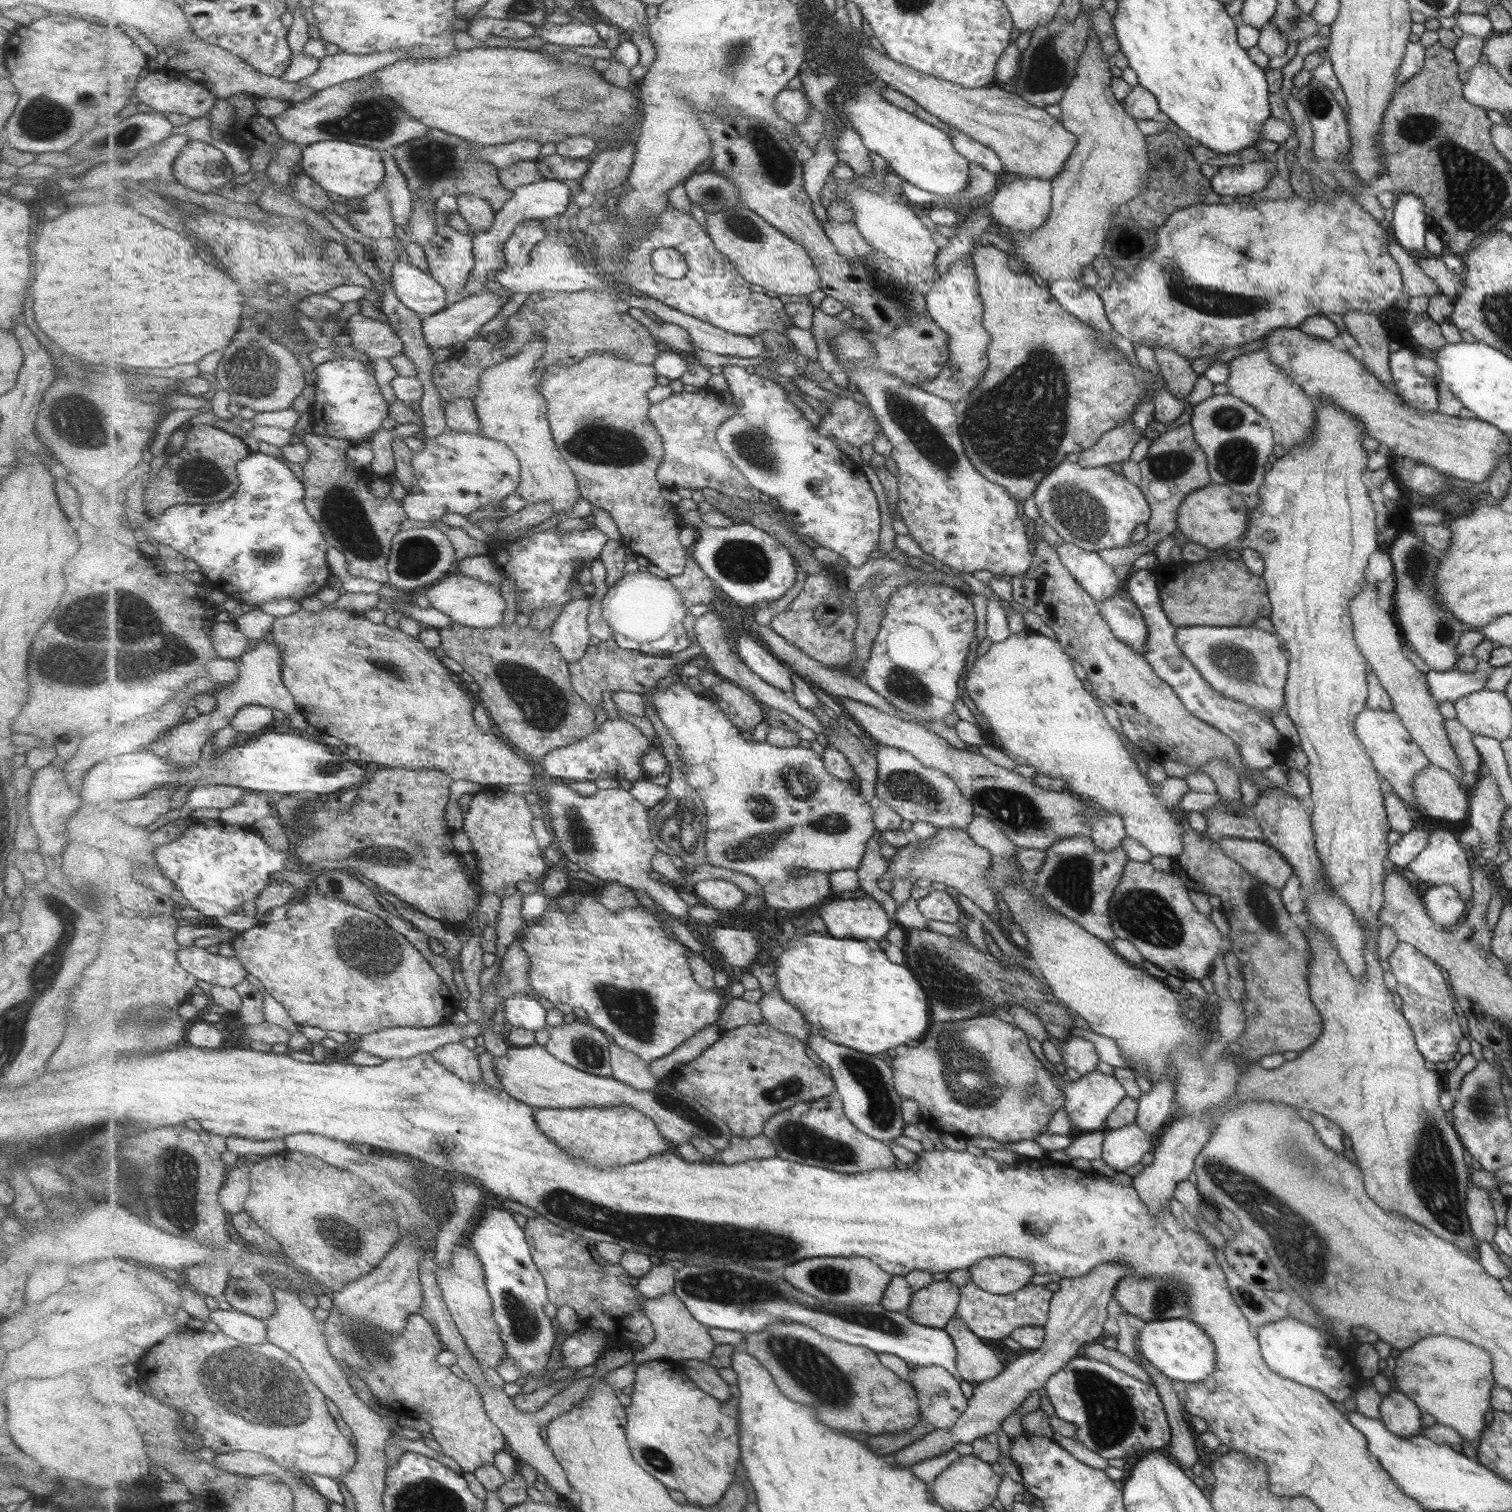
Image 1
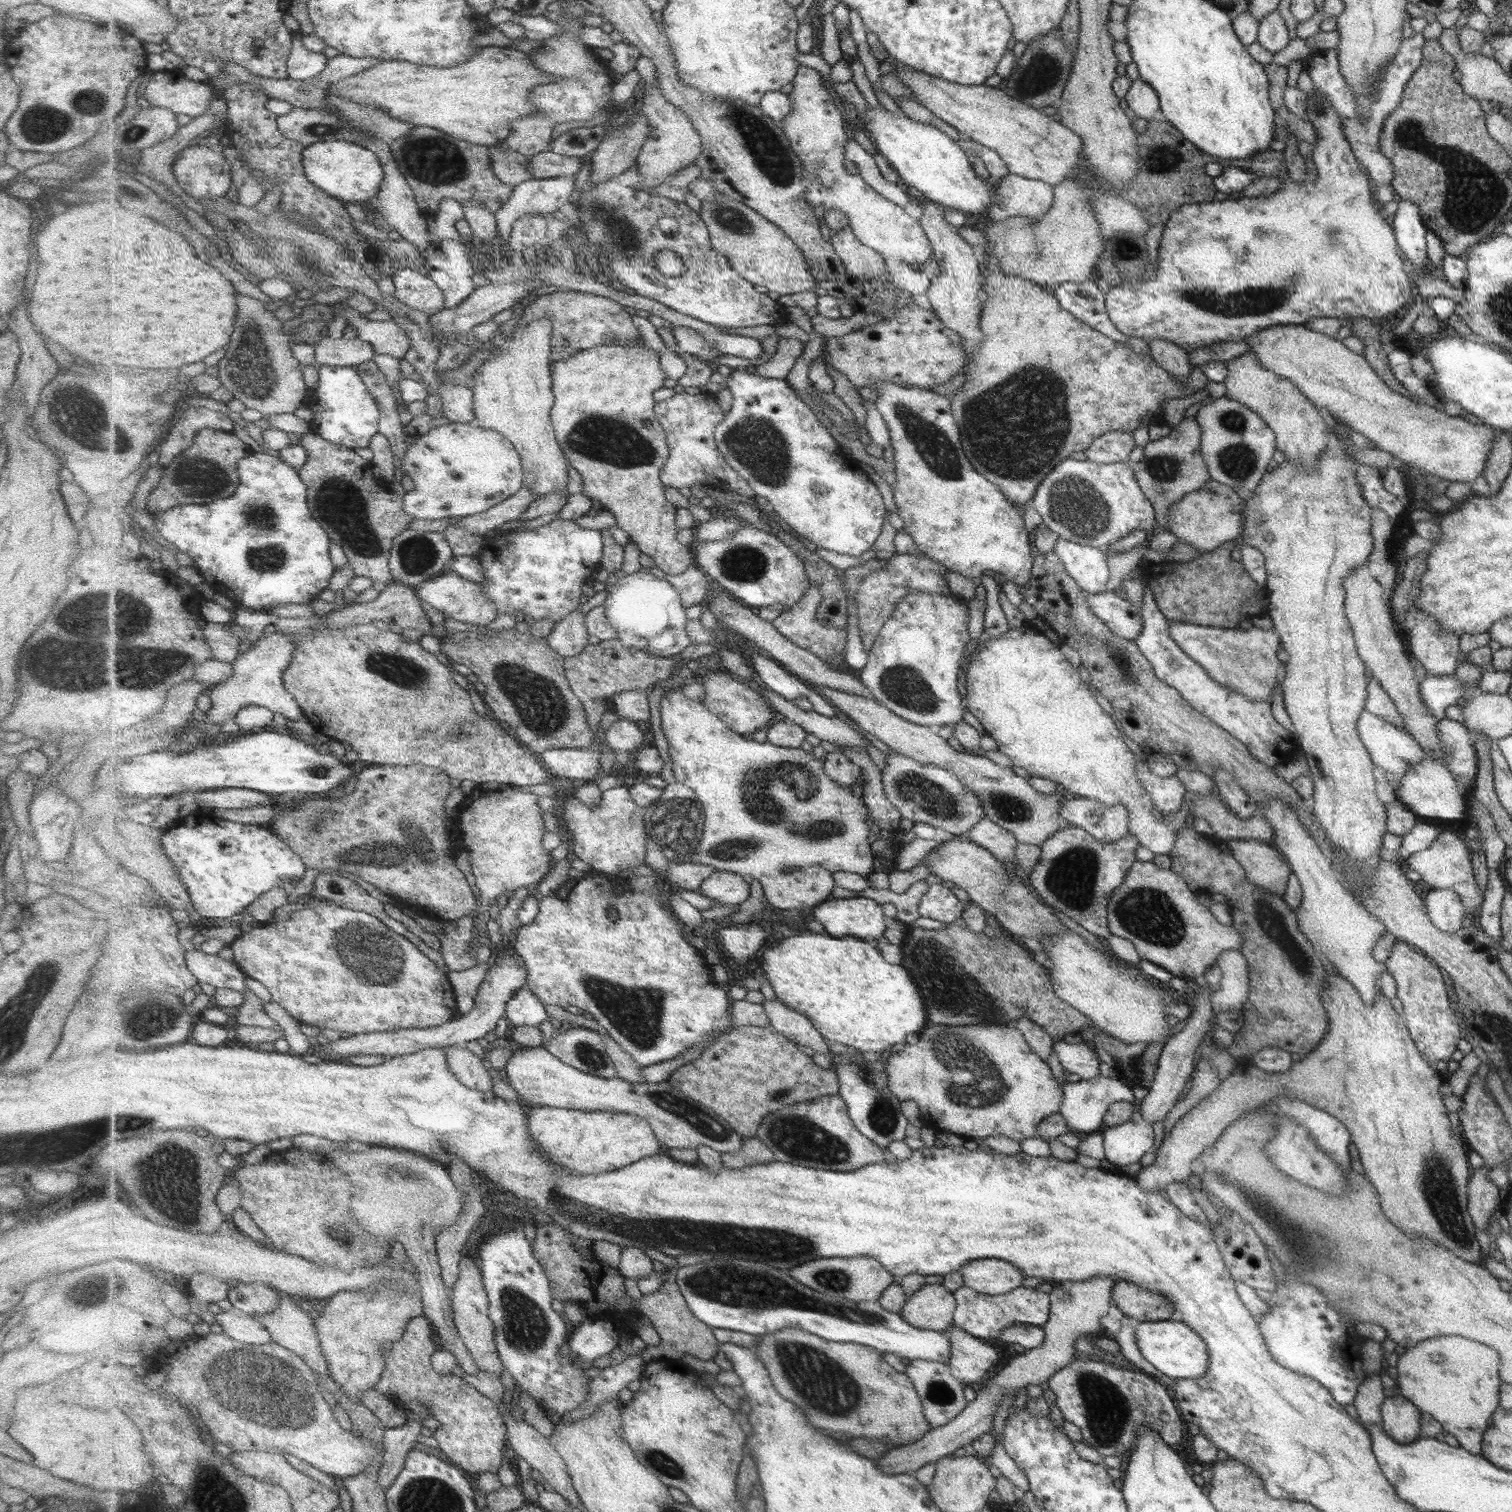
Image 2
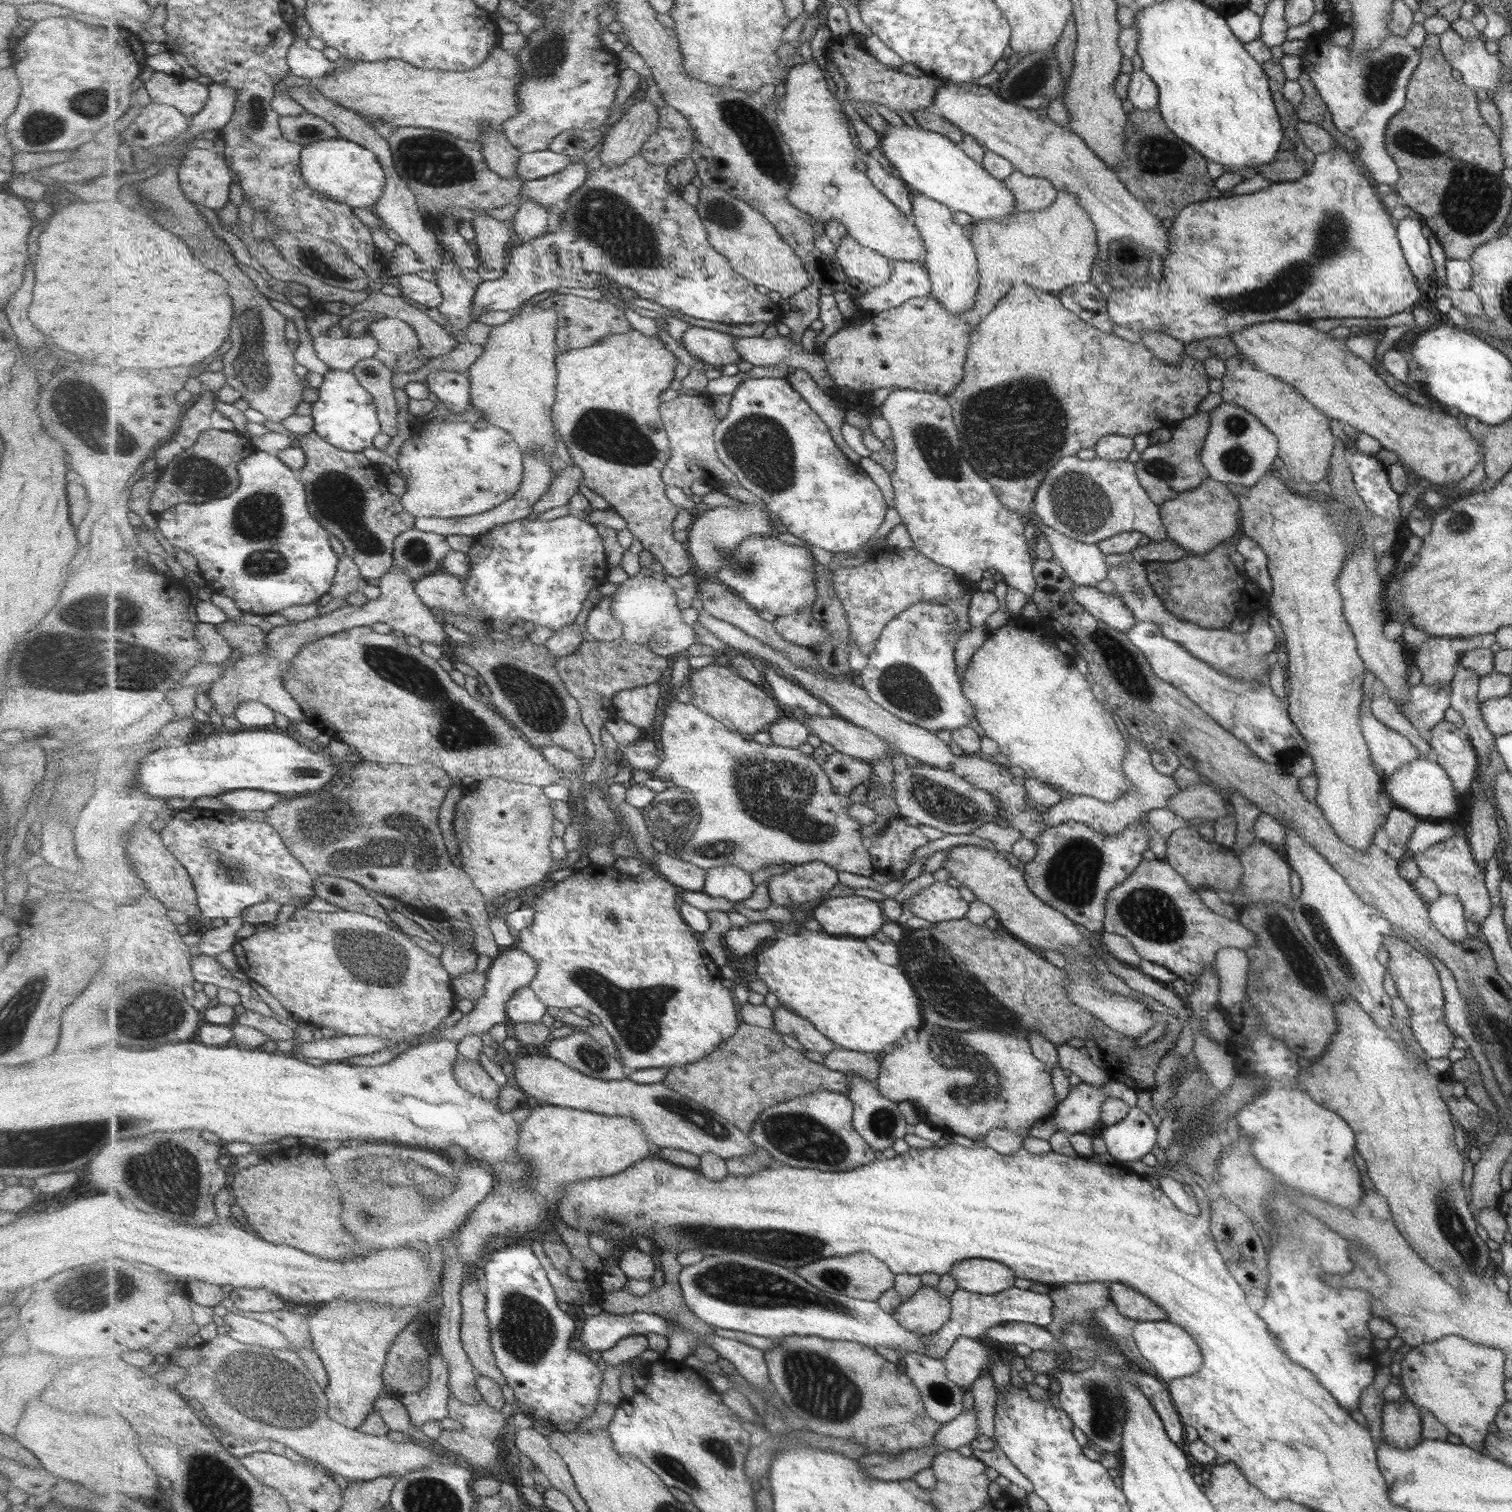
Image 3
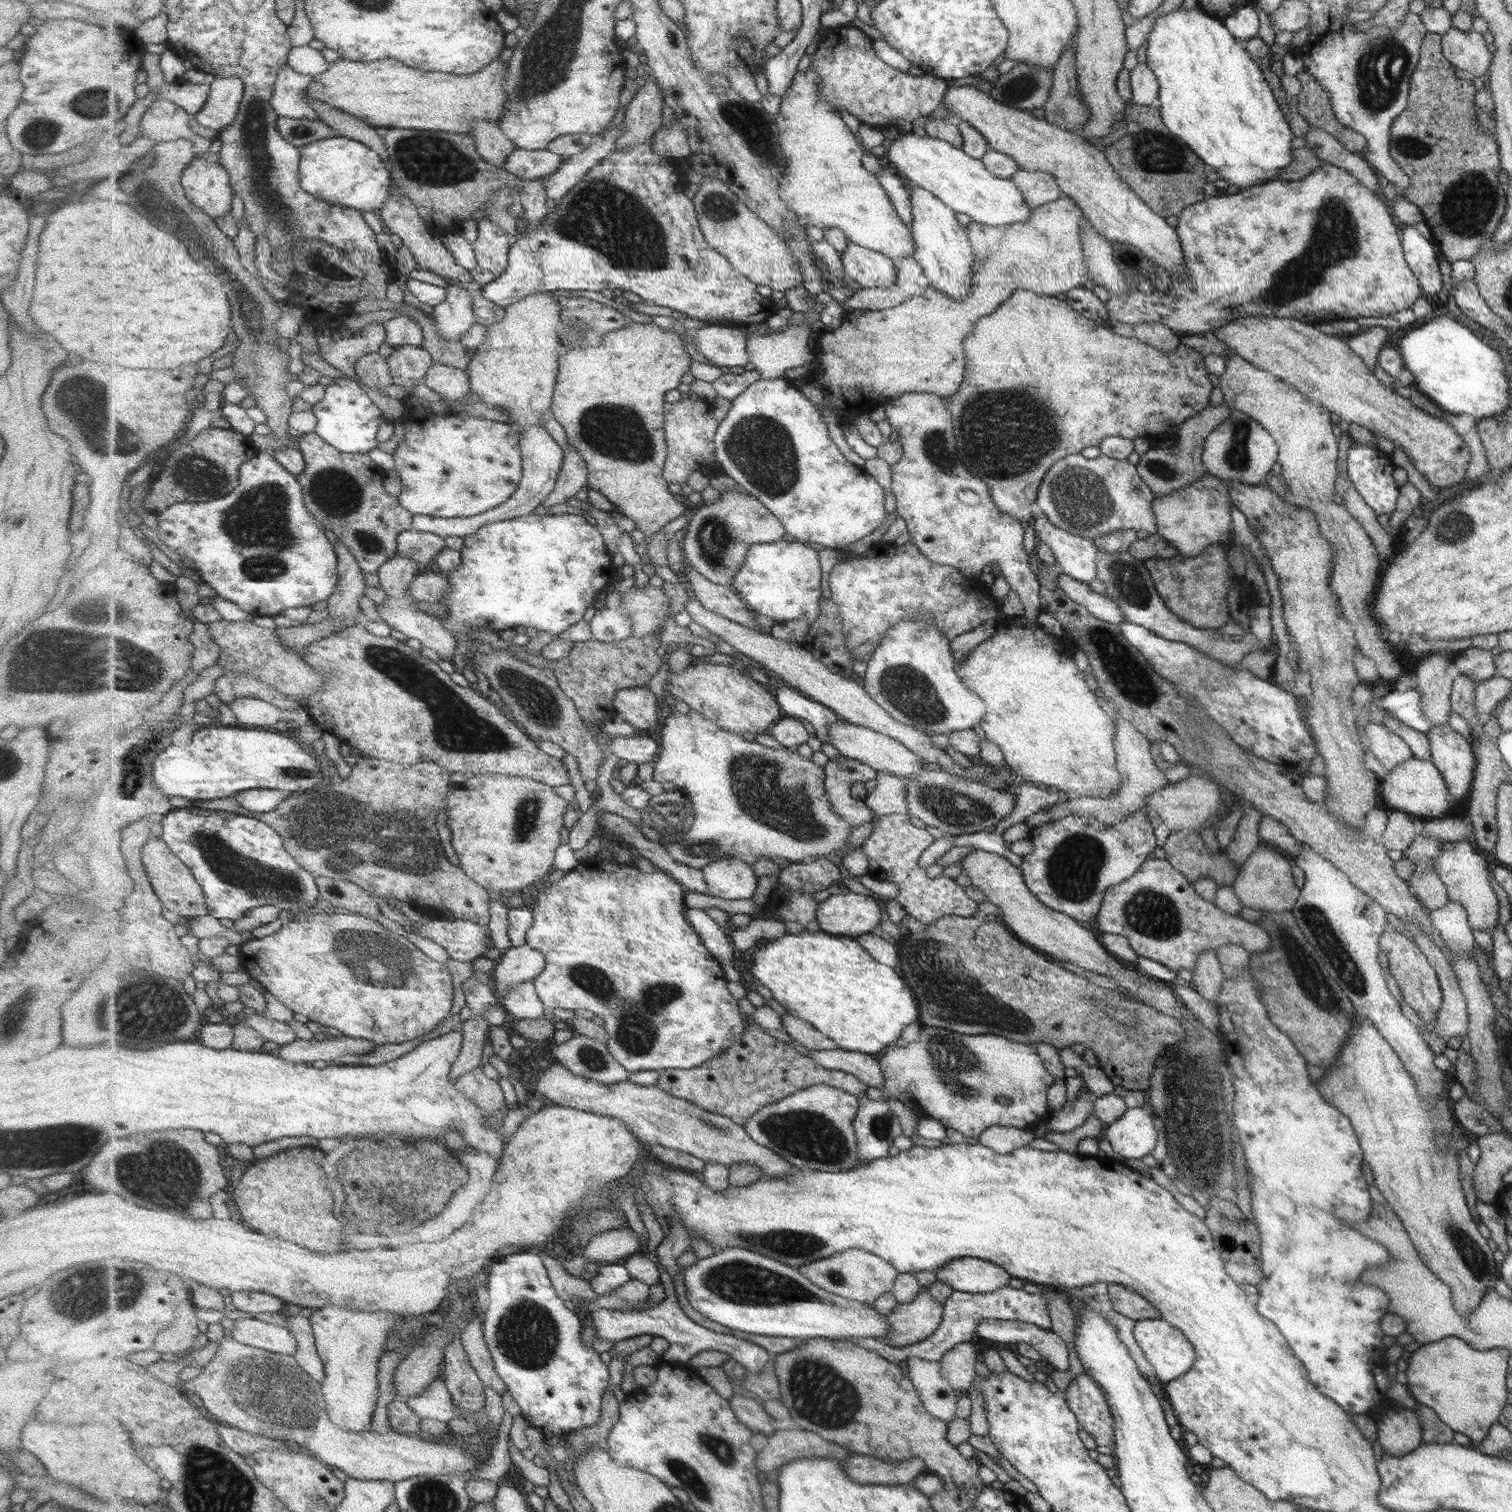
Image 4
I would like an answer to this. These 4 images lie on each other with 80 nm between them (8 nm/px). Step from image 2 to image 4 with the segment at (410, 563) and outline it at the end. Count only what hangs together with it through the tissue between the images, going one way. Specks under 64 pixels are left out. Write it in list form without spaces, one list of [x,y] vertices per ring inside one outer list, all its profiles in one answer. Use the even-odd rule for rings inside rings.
[[[412,529],[400,535],[397,553],[416,562],[421,573],[436,570],[435,560],[446,548],[445,538]]]

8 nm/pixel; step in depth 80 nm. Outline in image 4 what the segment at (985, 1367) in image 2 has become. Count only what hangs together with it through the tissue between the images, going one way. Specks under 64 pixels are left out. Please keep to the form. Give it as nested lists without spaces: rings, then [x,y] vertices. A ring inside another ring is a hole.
[[[961,1342],[939,1360],[941,1376],[958,1393],[965,1393],[976,1378],[975,1361],[978,1359],[982,1360],[981,1353],[969,1342]]]

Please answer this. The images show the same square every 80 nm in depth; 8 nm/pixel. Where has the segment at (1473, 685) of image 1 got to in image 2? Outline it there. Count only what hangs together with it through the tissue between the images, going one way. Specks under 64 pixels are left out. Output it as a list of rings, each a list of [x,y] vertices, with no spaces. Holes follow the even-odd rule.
[[[1454,673],[1448,675],[1426,674],[1420,684],[1420,695],[1426,707],[1438,721],[1444,718],[1445,707],[1455,705],[1462,697],[1464,690],[1466,688]]]

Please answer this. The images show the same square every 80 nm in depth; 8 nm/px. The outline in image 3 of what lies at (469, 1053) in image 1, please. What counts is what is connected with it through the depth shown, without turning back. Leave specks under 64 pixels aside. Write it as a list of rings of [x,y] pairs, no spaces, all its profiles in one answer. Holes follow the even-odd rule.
[[[460,1054],[454,1064],[454,1075],[465,1090],[497,1103],[500,1085],[489,1076],[489,1072],[481,1066],[479,1061],[466,1059]]]

